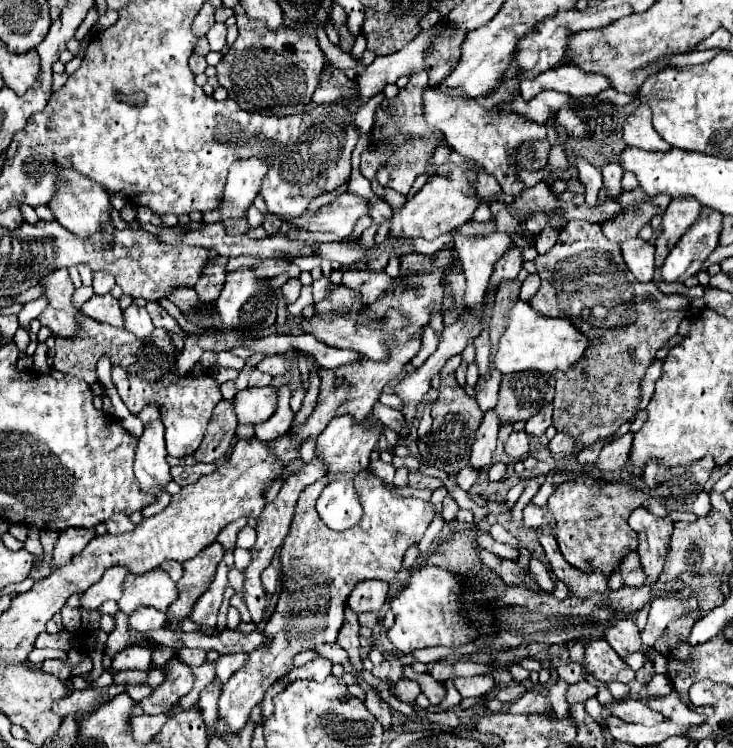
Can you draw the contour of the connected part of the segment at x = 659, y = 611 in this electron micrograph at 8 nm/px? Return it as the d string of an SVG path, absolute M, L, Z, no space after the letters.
M676 597L654 599L652 605L650 605L648 623L646 623L644 631L642 631L642 643L652 647L656 643L656 639L664 633L666 625L672 619L678 619L680 615L684 615L688 611L696 611L696 607L698 607L696 599L686 599L686 601L680 601Z

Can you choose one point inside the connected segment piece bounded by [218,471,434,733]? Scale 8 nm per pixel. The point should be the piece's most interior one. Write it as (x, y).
(319, 567)

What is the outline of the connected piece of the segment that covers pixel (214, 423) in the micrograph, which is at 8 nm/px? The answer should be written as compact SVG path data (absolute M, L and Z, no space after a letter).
M220 401L214 407L202 445L198 447L198 451L194 451L194 459L198 463L212 463L220 457L226 457L232 445L230 439L236 435L236 427L238 427L238 421L232 411L232 403Z

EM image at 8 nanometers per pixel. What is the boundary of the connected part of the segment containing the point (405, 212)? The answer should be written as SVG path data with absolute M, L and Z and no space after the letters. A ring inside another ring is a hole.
M452 165L450 177L434 175L432 181L428 181L420 193L406 199L402 207L392 209L392 217L380 225L374 238L375 243L382 243L388 237L422 237L430 241L442 233L448 233L464 225L466 221L472 219L472 213L478 207L478 201L474 197L476 191L474 183L476 183L476 169L468 165Z

